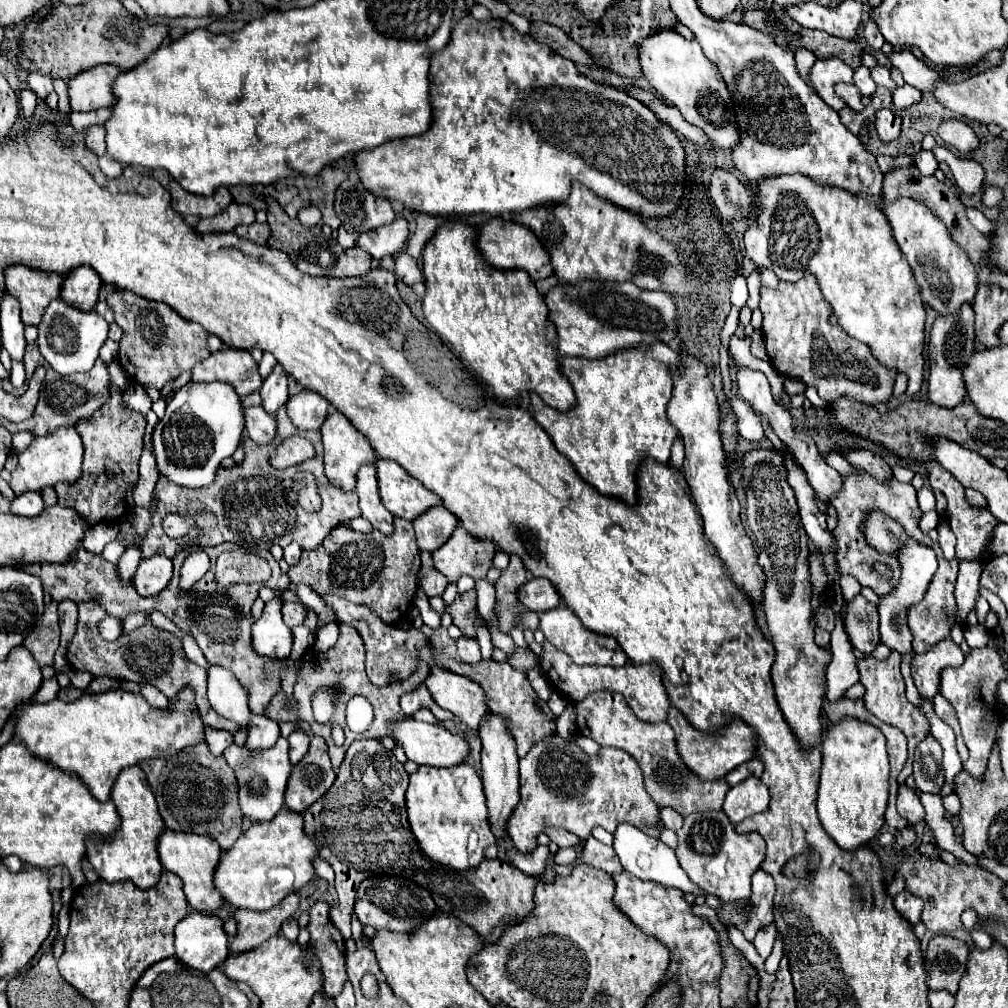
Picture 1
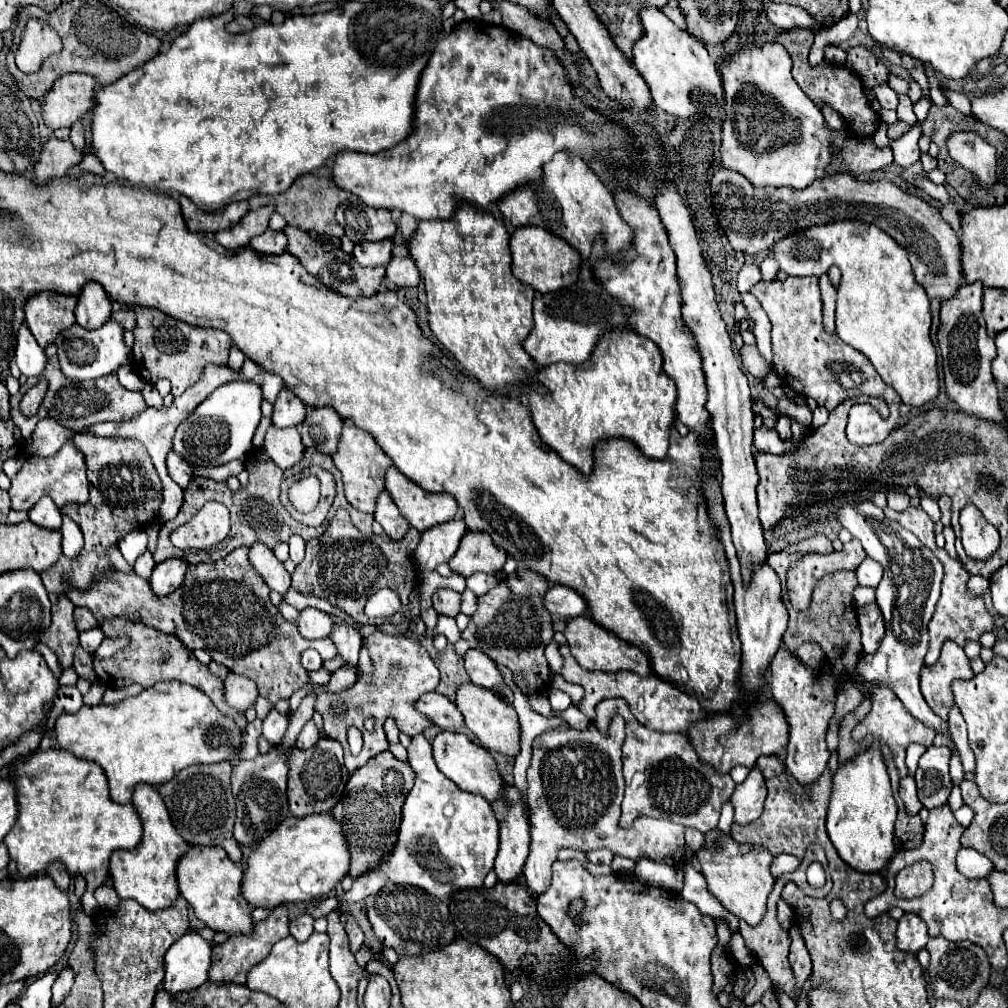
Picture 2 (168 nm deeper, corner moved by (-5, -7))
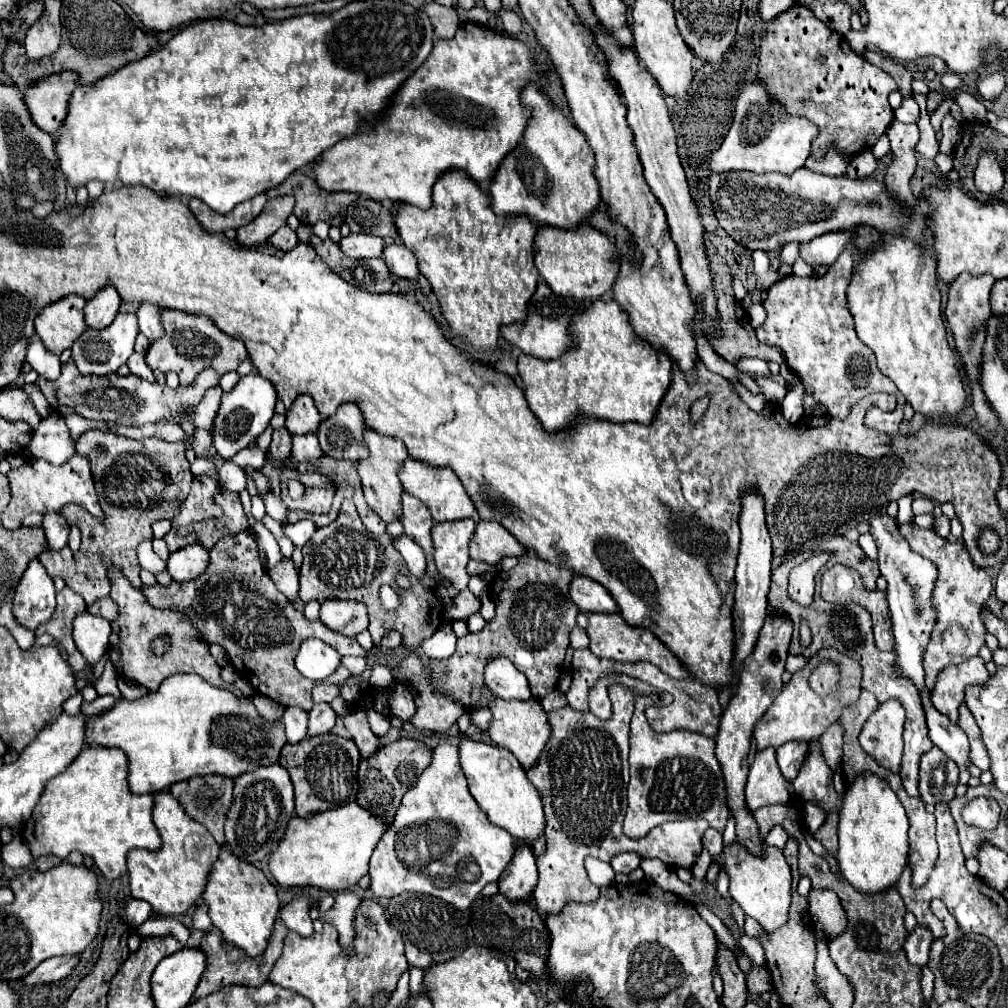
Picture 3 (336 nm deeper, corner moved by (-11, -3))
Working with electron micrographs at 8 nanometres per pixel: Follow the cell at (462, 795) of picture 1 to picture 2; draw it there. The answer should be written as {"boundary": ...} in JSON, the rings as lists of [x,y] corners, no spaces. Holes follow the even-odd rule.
{"boundary":[[[424,733],[412,739],[408,759],[416,773],[416,783],[402,805],[398,843],[384,859],[384,867],[376,867],[376,871],[368,871],[362,879],[356,879],[352,889],[342,893],[340,903],[358,903],[366,895],[382,889],[388,881],[414,885],[430,891],[438,899],[446,899],[456,889],[482,887],[484,877],[494,867],[498,851],[498,821],[490,803],[482,795],[458,789],[454,781],[438,771]]]}

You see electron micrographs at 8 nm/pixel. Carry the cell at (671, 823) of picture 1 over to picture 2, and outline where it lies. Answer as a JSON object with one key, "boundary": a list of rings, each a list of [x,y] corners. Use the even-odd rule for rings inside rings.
{"boundary":[[[686,827],[684,837],[686,837],[686,845],[688,845],[692,851],[696,851],[696,849],[702,845],[702,833],[700,833],[698,829],[690,829],[690,827]]]}

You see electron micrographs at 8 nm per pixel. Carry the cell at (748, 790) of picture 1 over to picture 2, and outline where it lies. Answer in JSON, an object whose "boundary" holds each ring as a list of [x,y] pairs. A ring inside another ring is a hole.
{"boundary":[[[752,769],[746,781],[736,785],[736,791],[730,797],[730,803],[734,807],[734,823],[748,825],[756,821],[764,811],[764,799],[766,785],[762,773],[758,769]]]}

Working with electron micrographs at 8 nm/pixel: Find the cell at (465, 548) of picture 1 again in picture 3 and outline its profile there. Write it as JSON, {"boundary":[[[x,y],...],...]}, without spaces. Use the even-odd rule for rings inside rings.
{"boundary":[[[478,521],[476,533],[470,543],[472,559],[496,565],[506,555],[520,557],[524,553],[526,547],[514,535],[510,535],[510,531],[504,529],[498,521]]]}

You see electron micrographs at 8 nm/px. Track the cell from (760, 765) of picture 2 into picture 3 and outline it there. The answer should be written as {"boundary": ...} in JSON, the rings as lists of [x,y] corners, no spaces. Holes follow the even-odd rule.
{"boundary":[[[790,741],[784,743],[782,747],[776,749],[776,757],[780,763],[780,771],[786,781],[794,781],[800,767],[804,765],[806,757],[810,753],[810,743],[808,741]]]}

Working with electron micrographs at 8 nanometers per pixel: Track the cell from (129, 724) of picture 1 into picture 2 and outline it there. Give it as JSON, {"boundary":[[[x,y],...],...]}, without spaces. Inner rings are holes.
{"boundary":[[[158,683],[150,689],[144,689],[136,697],[128,697],[112,705],[82,705],[76,713],[60,715],[54,723],[54,733],[58,749],[68,751],[78,759],[94,761],[102,767],[108,779],[110,799],[116,803],[130,803],[136,783],[160,785],[166,783],[166,779],[174,777],[174,773],[178,773],[182,767],[194,763],[218,763],[224,759],[230,761],[232,755],[240,749],[240,729],[234,725],[234,721],[230,717],[224,717],[204,691],[186,683]]]}

